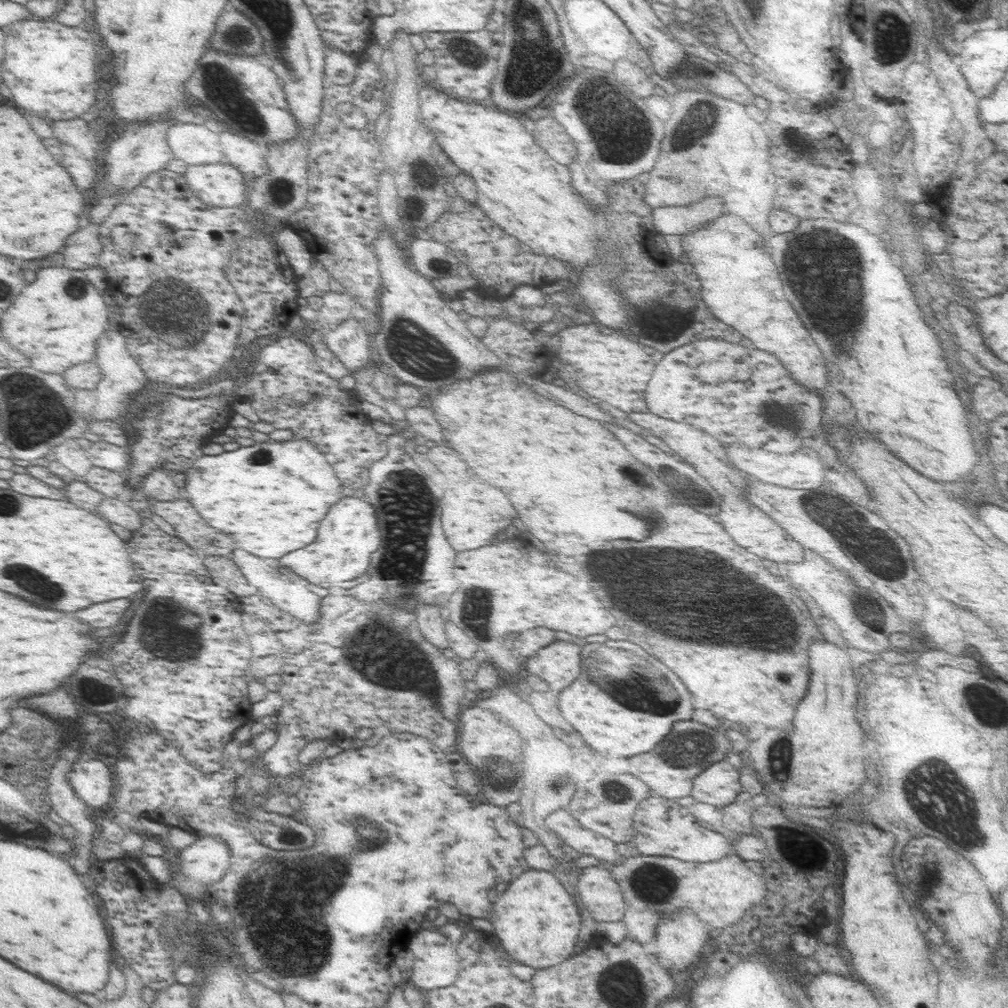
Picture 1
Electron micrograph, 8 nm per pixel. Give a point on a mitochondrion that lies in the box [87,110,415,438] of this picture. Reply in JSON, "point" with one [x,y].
{"point":[171,310]}

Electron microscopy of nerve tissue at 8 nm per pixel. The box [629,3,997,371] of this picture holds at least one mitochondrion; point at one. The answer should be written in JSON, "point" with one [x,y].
{"point":[822,287]}

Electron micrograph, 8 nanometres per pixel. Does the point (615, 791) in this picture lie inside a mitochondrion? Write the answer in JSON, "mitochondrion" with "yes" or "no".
{"mitochondrion":"yes"}

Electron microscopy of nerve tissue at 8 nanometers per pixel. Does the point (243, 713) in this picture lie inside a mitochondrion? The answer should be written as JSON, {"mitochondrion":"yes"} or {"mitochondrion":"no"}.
{"mitochondrion":"no"}

